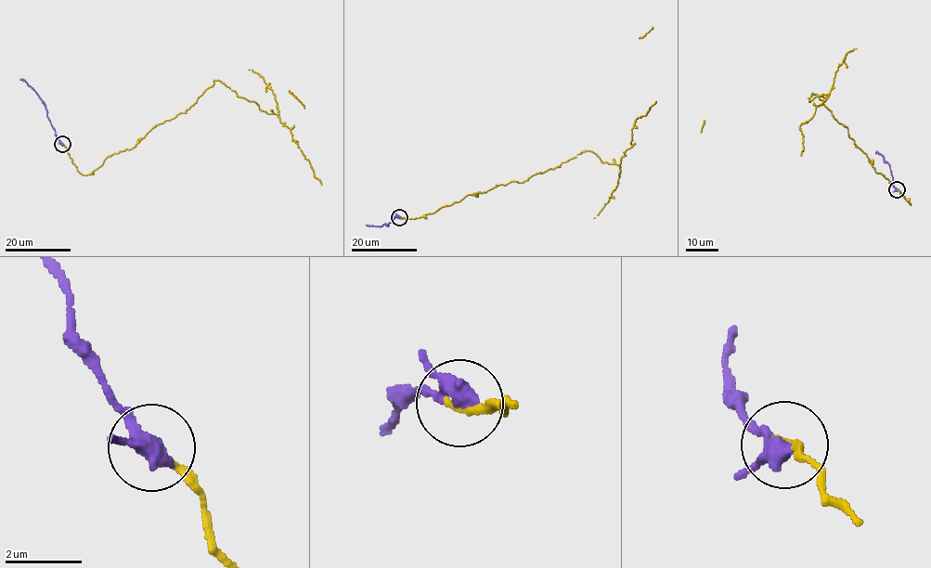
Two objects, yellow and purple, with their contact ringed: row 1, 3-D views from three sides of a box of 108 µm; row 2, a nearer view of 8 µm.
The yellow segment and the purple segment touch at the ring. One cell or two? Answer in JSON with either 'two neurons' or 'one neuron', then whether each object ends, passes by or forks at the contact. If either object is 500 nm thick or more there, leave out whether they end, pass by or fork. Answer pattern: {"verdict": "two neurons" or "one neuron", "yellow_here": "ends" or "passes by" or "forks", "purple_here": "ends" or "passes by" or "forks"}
{"verdict": "one neuron", "yellow_here": "ends", "purple_here": "passes by"}

